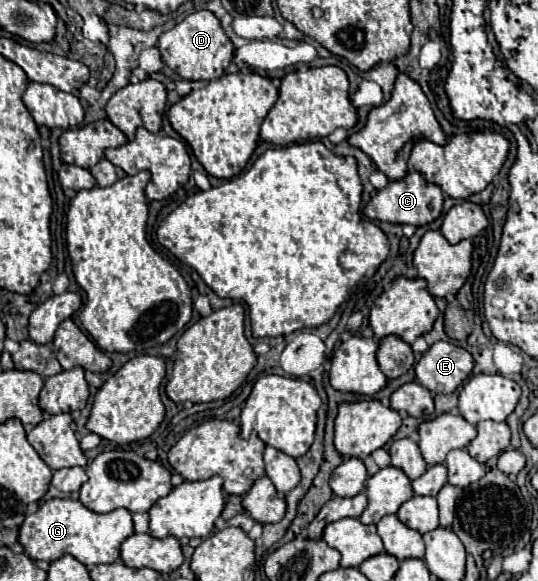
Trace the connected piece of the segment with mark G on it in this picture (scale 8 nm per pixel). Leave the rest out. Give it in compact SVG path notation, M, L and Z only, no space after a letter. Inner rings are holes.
M47 499L39 509L25 517L19 527L19 543L35 561L55 561L63 555L73 555L83 565L115 563L121 543L133 535L133 521L127 509L115 509L99 515L83 507L75 499Z

